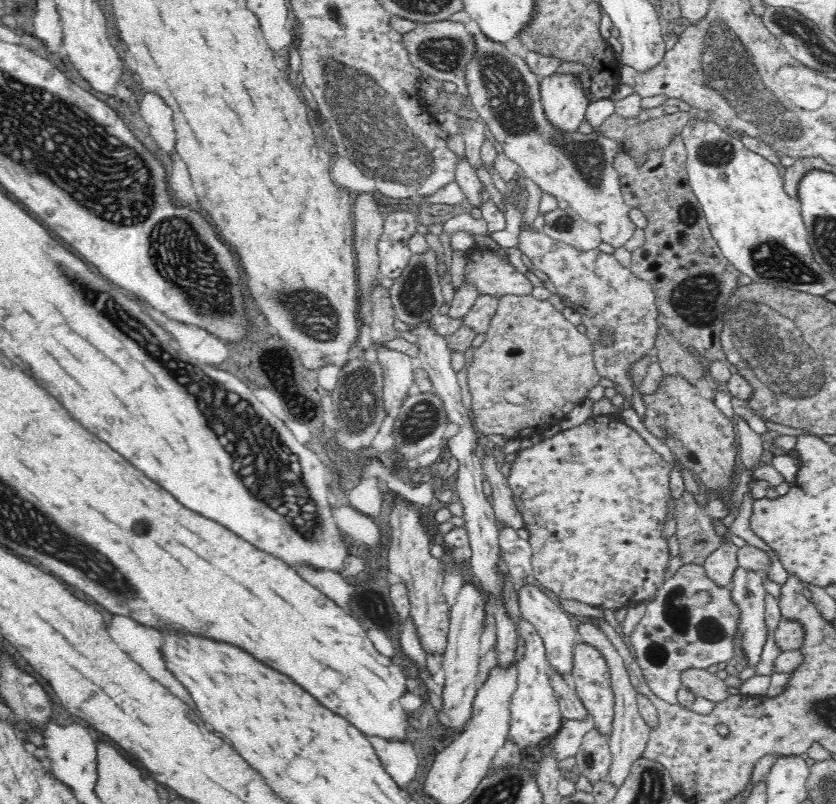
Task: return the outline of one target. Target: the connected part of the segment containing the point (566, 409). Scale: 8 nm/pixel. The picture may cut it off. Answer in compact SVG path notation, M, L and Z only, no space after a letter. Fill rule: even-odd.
M532 295L501 296L496 315L485 332L485 340L473 352L472 362L467 368L467 383L472 394L472 420L476 428L484 436L496 436L504 438L504 442L512 442L512 438L540 434L564 422L568 413L588 399L590 390L602 380L594 360L597 344L568 322L548 299L537 300Z

